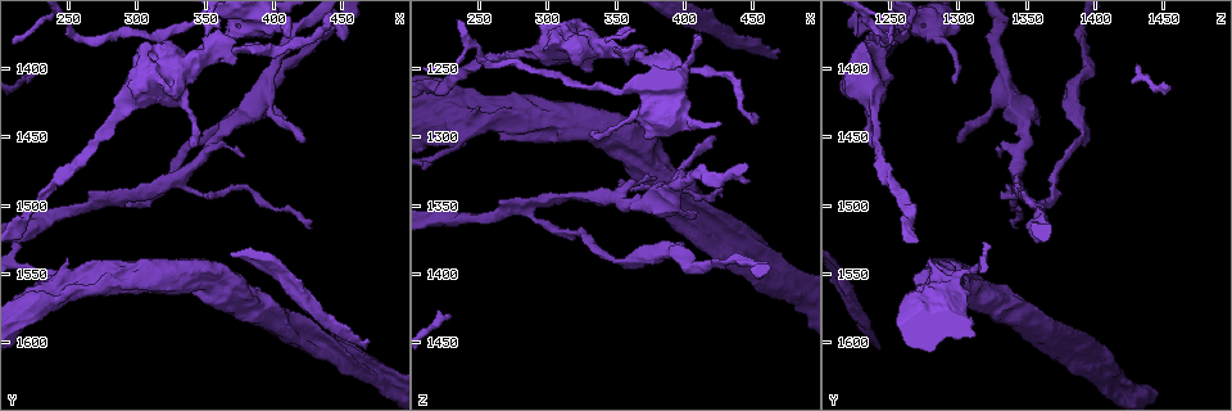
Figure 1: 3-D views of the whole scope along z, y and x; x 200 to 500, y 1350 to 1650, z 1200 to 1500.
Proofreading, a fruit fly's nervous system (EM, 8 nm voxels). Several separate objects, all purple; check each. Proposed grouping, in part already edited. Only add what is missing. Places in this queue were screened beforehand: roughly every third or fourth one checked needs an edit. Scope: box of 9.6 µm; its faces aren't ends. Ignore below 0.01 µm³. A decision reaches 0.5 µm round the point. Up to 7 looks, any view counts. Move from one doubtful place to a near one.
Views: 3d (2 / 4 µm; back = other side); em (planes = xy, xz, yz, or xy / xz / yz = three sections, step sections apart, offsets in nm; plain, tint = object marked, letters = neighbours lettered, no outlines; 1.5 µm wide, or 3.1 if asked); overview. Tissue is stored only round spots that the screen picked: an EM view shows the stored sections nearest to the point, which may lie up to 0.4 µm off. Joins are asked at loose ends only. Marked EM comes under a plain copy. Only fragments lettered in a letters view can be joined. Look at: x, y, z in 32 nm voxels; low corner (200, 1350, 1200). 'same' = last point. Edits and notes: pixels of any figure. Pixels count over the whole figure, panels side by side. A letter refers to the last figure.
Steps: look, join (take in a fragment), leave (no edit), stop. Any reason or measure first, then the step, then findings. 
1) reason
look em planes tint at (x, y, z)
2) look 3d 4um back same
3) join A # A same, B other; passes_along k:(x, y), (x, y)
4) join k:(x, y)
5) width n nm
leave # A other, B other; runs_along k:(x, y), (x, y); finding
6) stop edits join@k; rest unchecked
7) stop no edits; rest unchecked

branch stops here
look 3d 4um at (422, 1452, 1300)

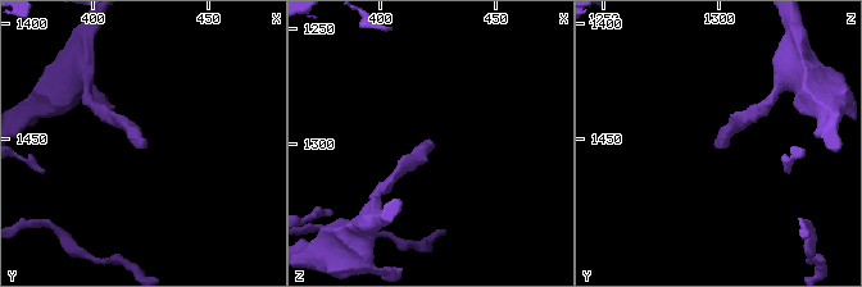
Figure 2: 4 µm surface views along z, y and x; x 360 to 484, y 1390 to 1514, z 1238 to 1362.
need the tissue
look em yz step 8 tint at (423, 1453, 1300)

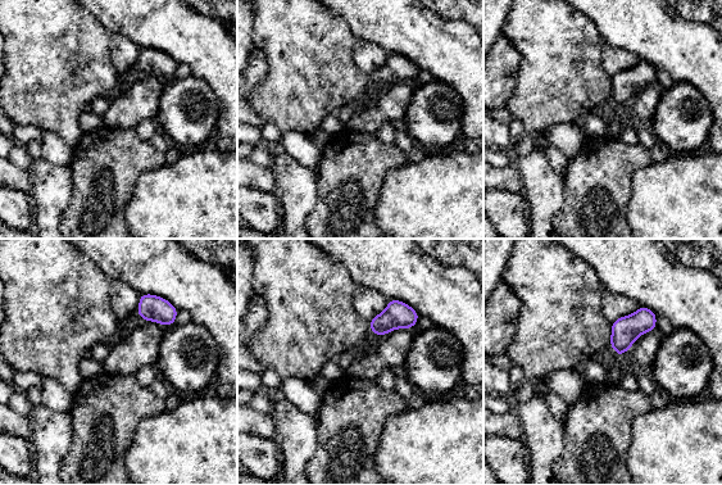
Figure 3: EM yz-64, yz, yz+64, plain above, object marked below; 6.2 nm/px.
another direction
look em planes letters same

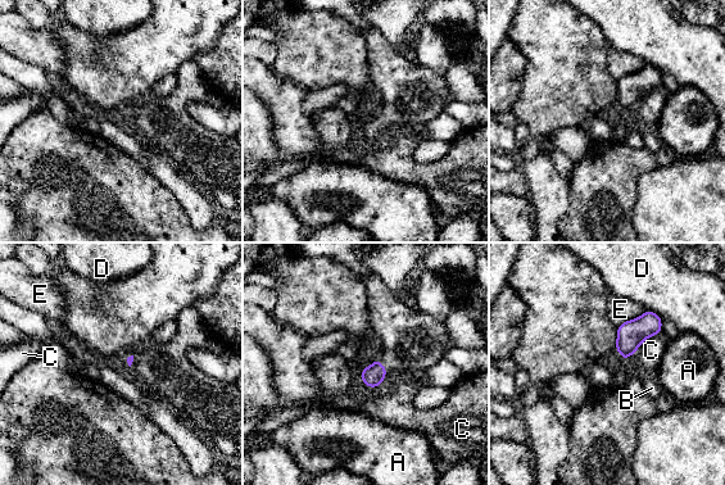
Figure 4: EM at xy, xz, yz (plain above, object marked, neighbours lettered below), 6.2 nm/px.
leave # A other, B other, C other, D other, E other; border 4:(660, 334), (648, 336), (635, 352); none of them fits

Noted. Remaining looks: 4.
an open end
look 3d 2um at (340, 1458, 1240)

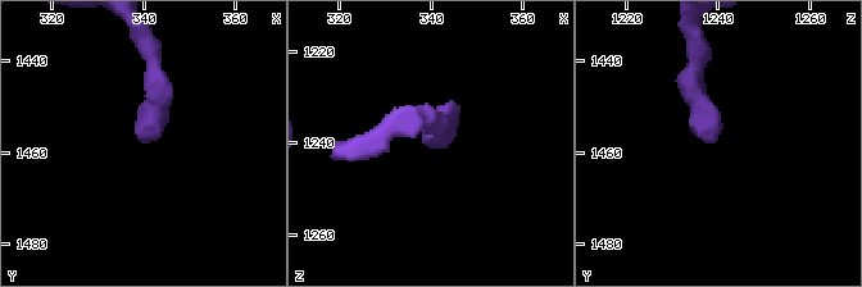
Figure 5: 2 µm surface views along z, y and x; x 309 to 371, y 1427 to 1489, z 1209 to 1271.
need the tissue
look em planes letters at (340, 1457, 1240)

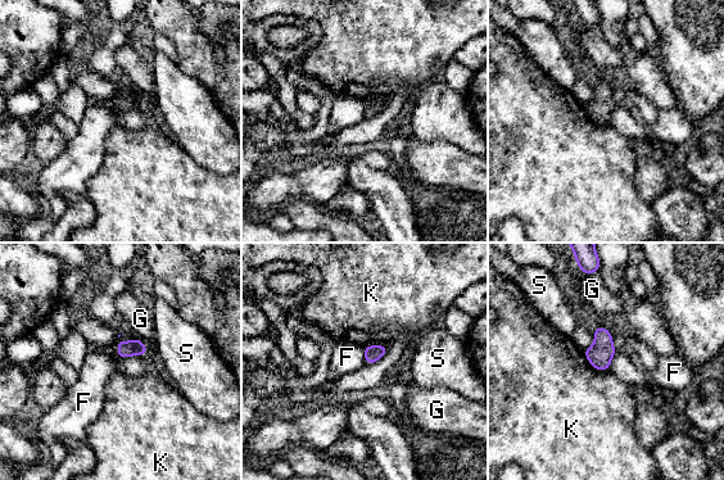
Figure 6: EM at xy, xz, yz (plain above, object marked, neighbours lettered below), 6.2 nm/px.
width 100 nm
leave # F other, G other, K other, S other; no lettered fragment goes on from it

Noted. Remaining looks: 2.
thin end
look em xy step 4 tint at (412, 1378, 1228)

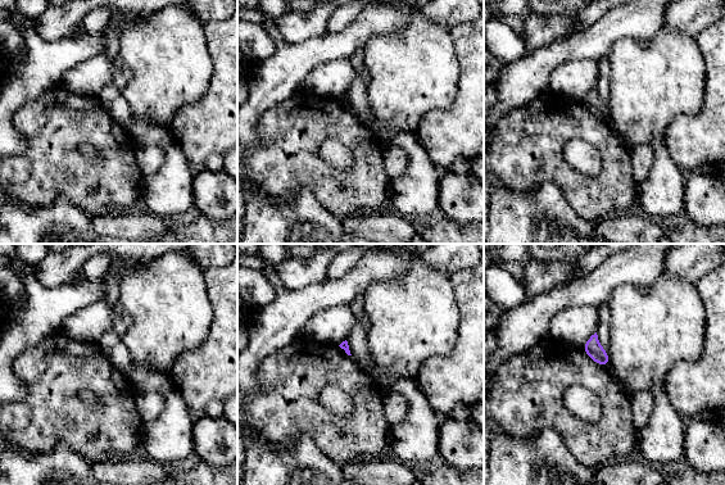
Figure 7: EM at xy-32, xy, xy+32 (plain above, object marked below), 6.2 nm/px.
another direction
look em planes letters same

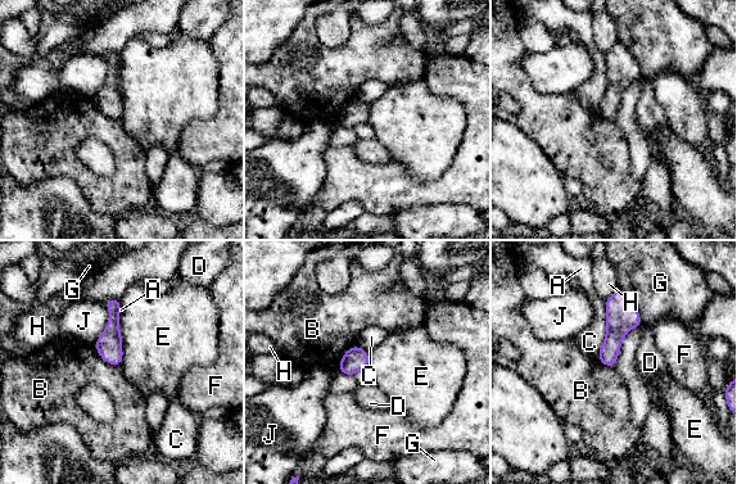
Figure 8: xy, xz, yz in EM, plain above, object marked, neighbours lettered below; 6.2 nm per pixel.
leave # A other, B other, C other, D other, E other, F other, G other, H other, J other; border 8:(120, 331), (122, 342), (121, 365); none of them fits

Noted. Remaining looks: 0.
stop no edits; rest unchecked

